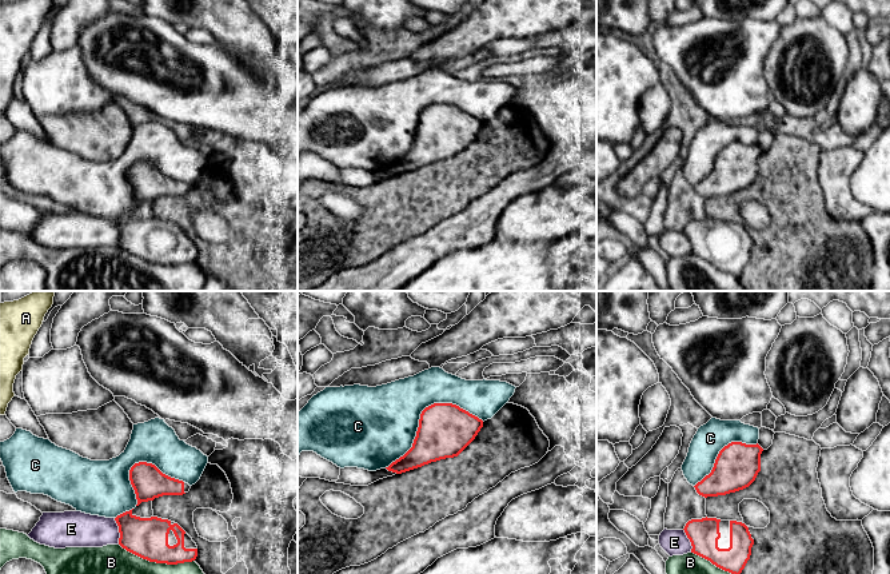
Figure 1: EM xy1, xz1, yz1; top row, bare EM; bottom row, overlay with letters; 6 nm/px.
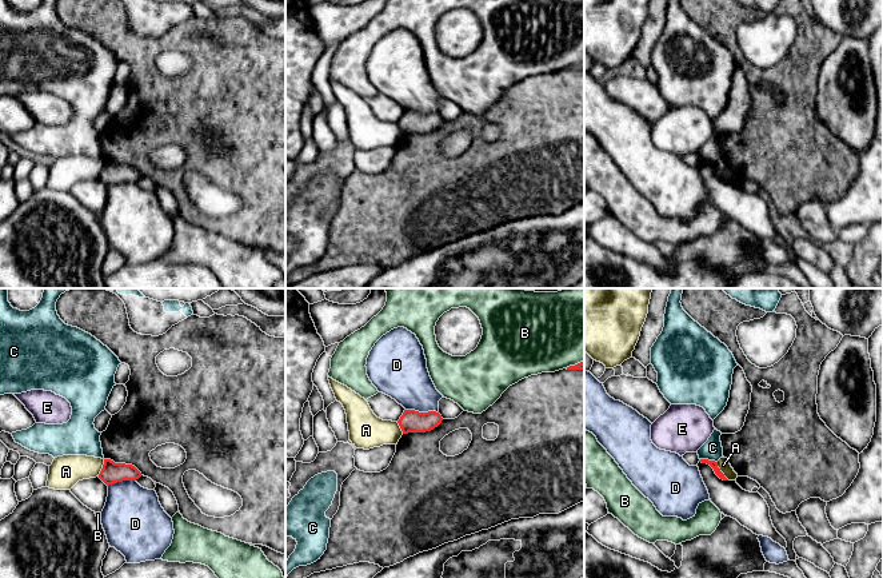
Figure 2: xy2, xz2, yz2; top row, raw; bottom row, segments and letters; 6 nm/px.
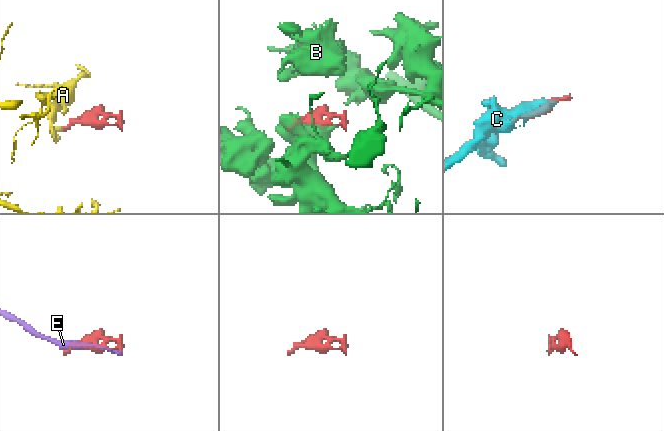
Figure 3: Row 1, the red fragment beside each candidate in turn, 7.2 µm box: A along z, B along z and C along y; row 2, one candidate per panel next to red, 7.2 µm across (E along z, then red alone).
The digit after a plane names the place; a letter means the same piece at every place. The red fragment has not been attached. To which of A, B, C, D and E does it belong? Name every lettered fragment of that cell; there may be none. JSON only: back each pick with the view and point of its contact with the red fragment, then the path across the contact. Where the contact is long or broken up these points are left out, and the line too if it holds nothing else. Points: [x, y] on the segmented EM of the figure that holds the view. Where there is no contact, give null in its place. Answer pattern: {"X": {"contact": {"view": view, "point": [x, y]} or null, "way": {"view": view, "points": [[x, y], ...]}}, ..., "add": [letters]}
{"add": []}

